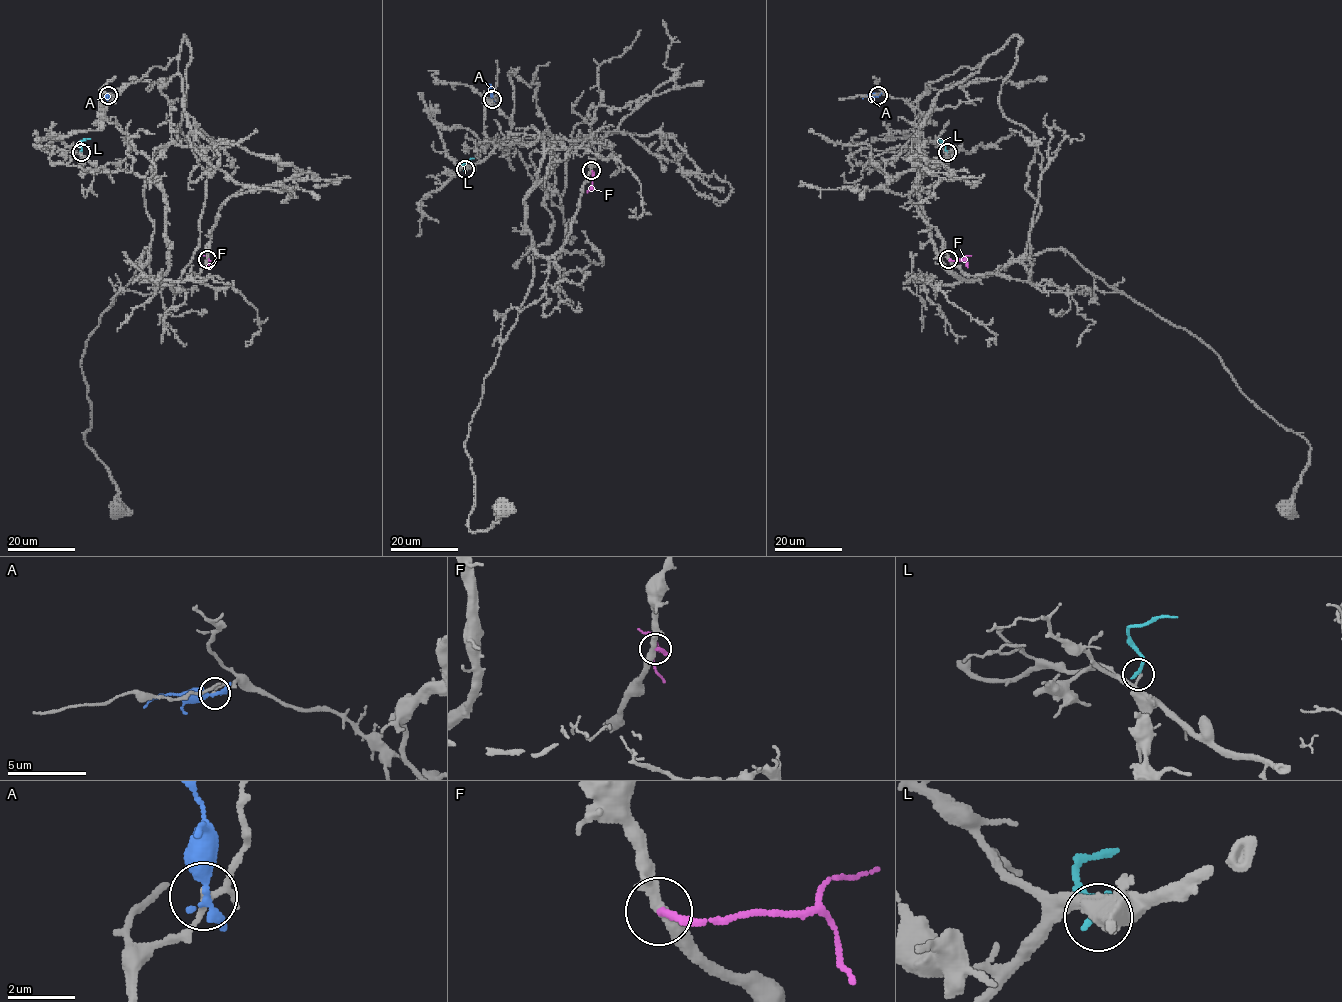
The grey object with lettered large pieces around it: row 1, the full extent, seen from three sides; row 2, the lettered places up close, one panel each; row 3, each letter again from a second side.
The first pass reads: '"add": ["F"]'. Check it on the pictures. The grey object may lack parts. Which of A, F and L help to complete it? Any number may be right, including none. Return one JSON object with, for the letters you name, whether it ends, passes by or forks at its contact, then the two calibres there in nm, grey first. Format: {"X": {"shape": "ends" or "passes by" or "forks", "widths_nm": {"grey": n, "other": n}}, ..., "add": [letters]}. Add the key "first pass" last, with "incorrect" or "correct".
{"add": [], "first pass": "incorrect"}

